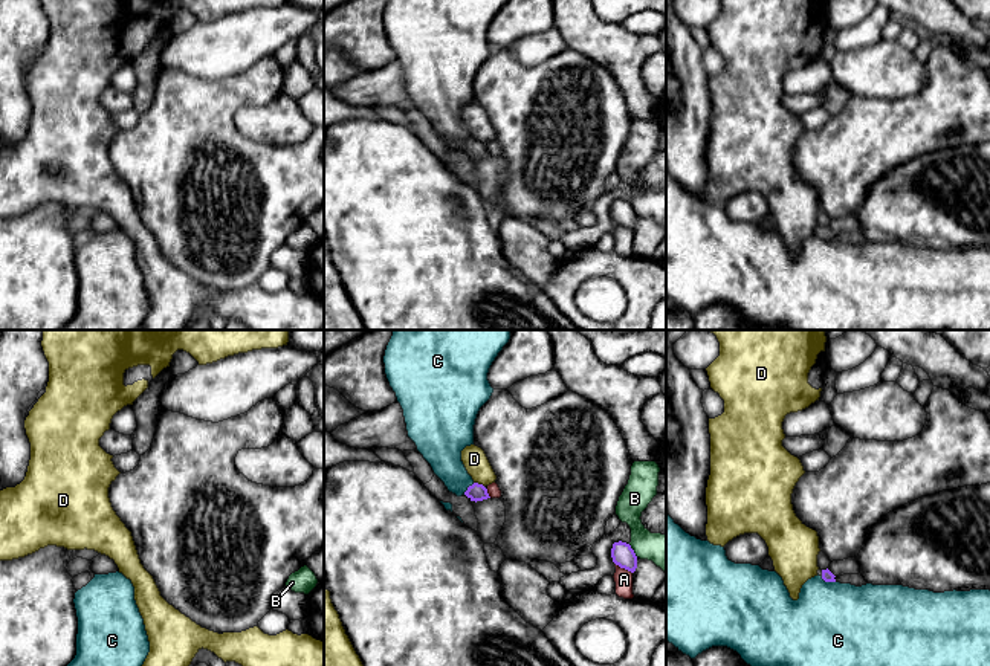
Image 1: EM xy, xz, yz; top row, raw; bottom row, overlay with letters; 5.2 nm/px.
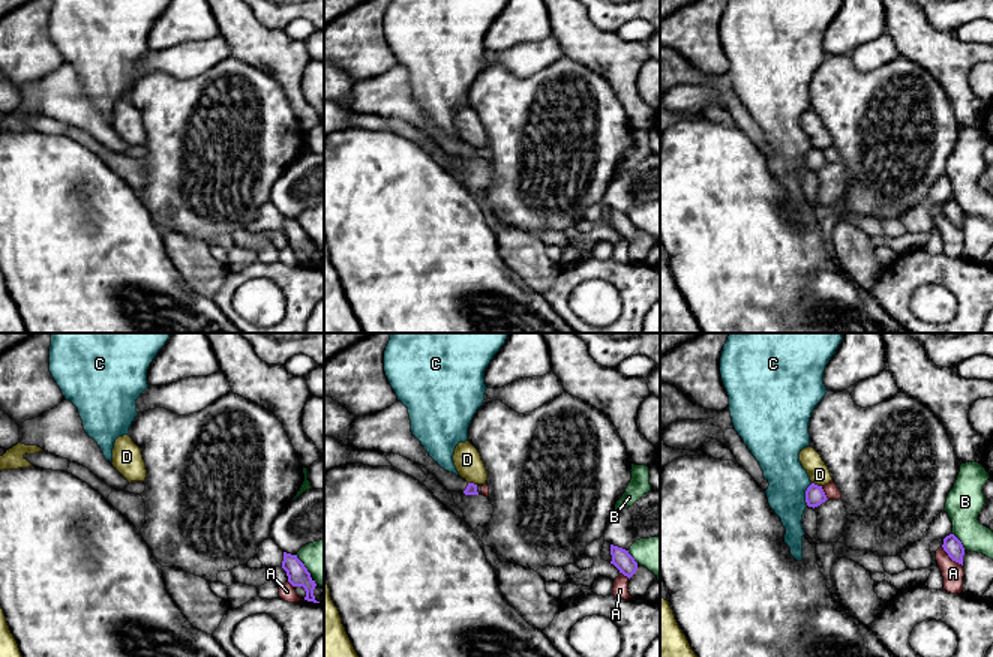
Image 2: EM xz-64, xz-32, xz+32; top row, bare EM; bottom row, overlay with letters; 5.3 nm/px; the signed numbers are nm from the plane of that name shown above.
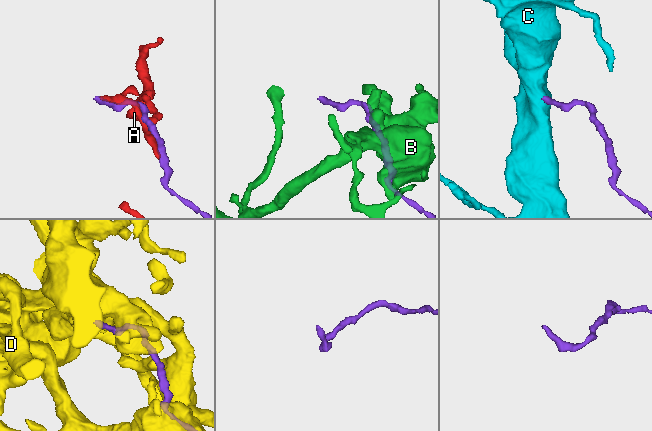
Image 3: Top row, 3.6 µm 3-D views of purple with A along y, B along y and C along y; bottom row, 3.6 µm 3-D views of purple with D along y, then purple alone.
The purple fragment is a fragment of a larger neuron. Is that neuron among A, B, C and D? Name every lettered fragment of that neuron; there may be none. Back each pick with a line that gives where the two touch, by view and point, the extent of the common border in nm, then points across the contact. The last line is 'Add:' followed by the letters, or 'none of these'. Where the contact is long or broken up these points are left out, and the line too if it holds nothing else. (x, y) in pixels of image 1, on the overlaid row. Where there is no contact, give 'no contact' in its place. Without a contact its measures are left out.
Add: none of these

